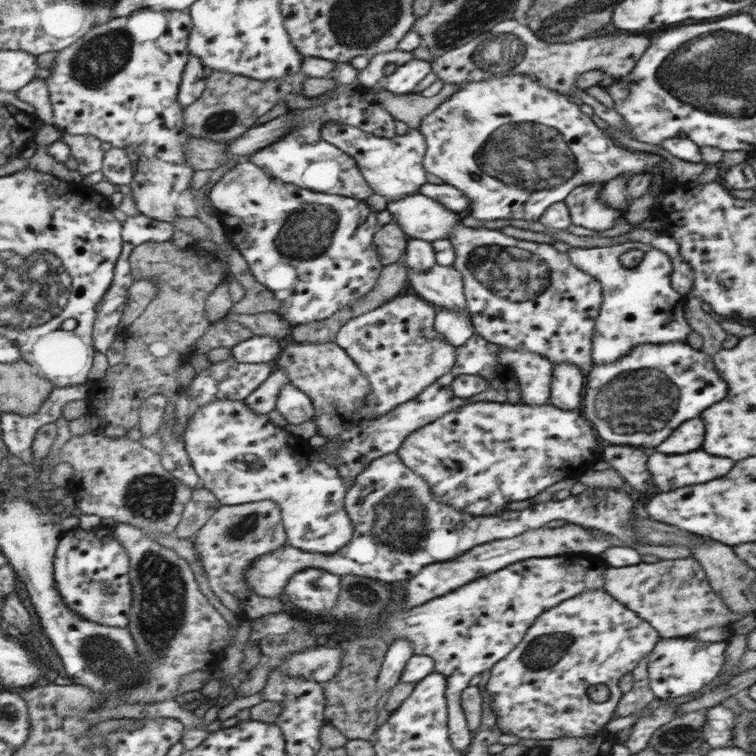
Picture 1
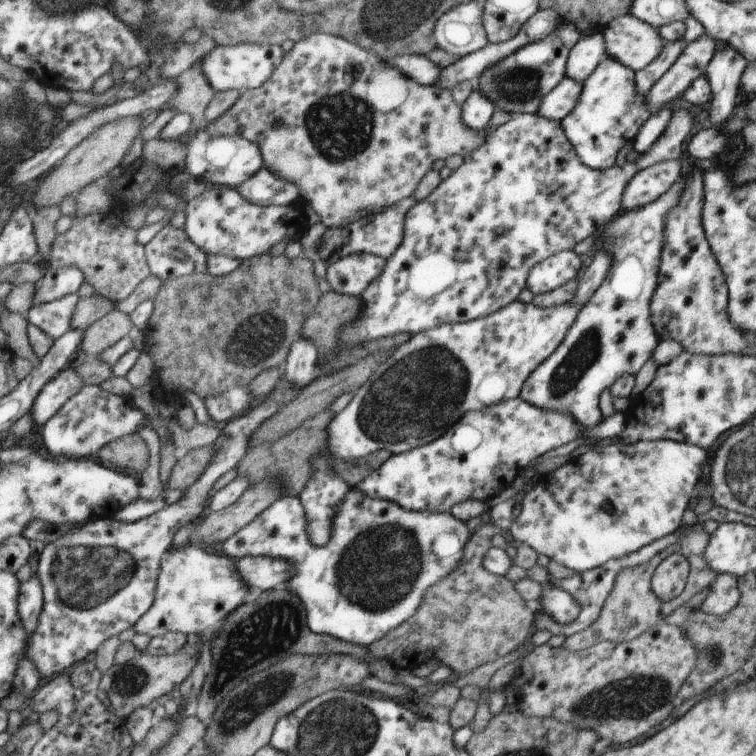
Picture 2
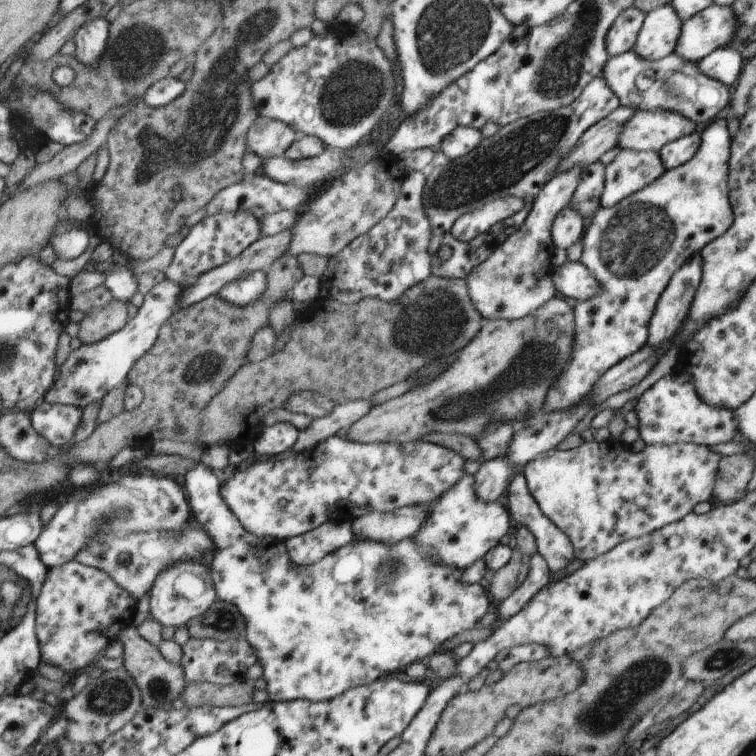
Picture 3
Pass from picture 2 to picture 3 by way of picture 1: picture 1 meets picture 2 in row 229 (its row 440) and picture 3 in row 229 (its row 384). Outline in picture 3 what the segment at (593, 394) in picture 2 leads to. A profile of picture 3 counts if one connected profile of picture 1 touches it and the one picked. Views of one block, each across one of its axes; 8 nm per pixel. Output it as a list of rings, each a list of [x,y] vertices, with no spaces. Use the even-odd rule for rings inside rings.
[[[714,120],[701,132],[699,149],[688,162],[667,170],[660,178],[641,191],[623,198],[617,205],[601,207],[588,220],[580,238],[583,251],[578,262],[597,278],[601,291],[589,299],[576,301],[576,338],[573,340],[572,356],[546,393],[543,410],[555,413],[582,405],[606,372],[646,346],[654,307],[672,275],[692,255],[700,253],[708,243],[724,235],[730,228],[733,210],[728,196],[727,174],[731,139],[727,120]]]

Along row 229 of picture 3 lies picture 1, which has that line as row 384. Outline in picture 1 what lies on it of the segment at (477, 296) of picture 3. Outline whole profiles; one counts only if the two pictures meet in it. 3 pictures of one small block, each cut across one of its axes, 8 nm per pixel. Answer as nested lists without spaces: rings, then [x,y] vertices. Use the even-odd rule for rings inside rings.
[[[504,346],[500,348],[498,360],[502,365],[510,367],[513,376],[516,376],[521,389],[521,402],[525,405],[548,403],[551,395],[553,362],[534,352],[510,350]]]

